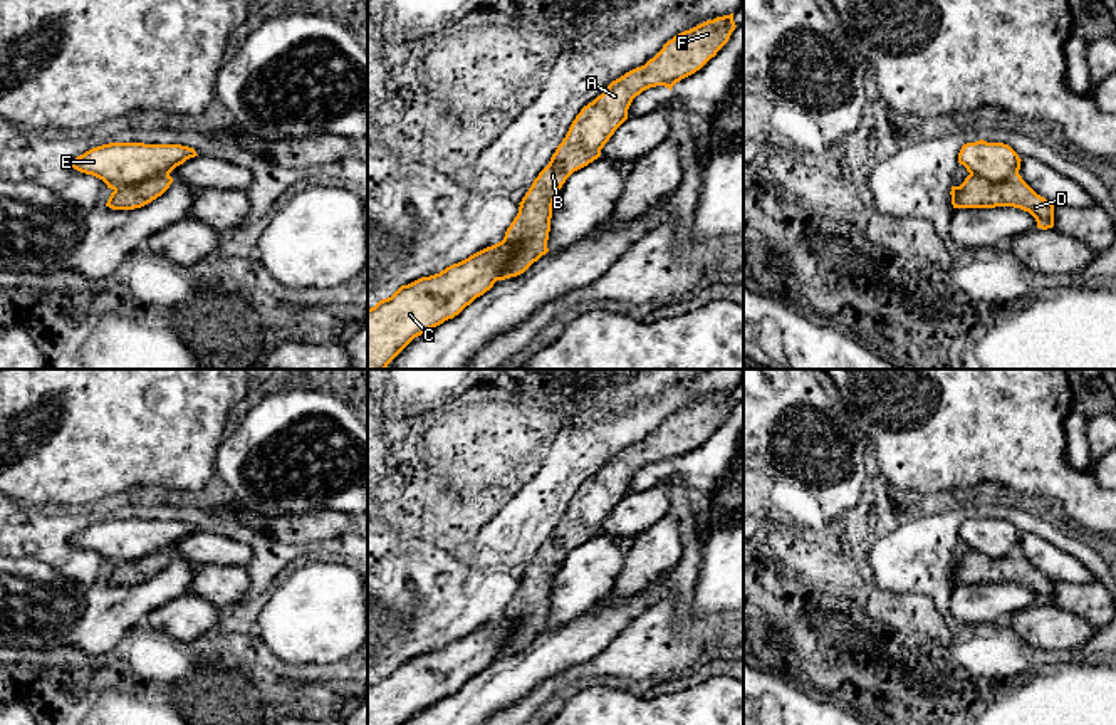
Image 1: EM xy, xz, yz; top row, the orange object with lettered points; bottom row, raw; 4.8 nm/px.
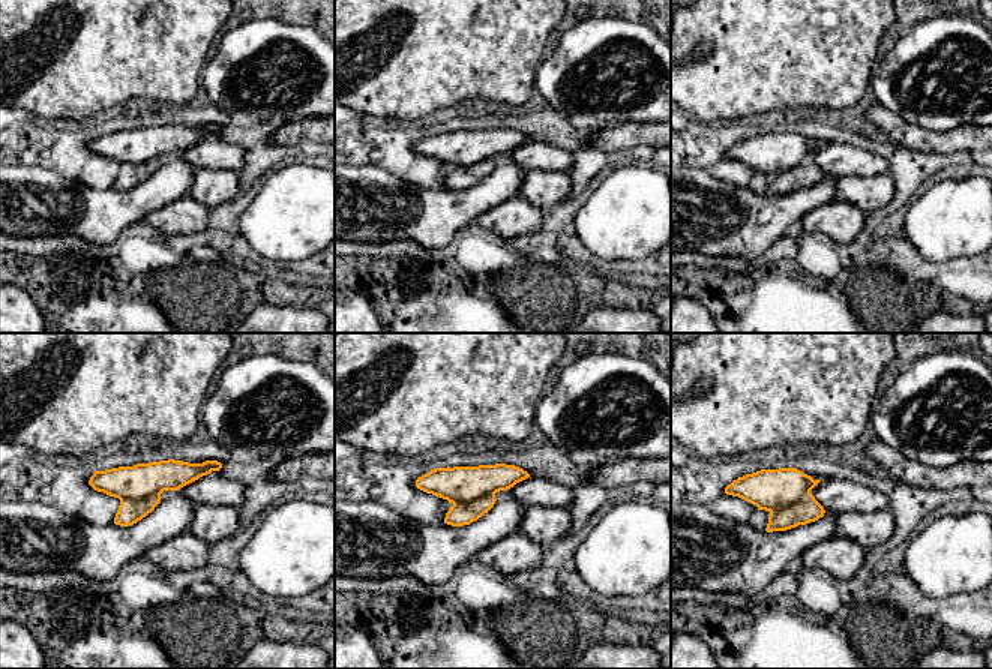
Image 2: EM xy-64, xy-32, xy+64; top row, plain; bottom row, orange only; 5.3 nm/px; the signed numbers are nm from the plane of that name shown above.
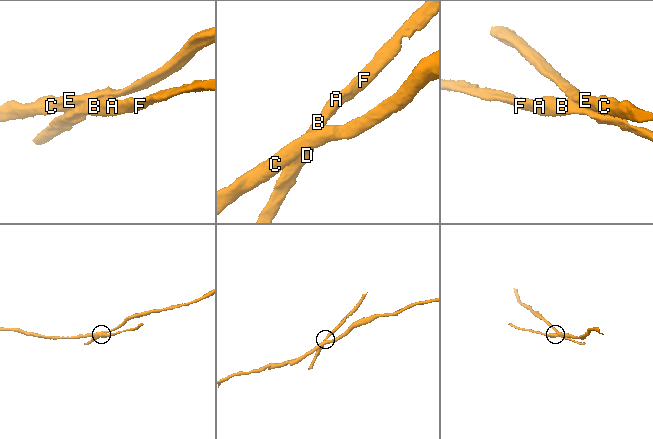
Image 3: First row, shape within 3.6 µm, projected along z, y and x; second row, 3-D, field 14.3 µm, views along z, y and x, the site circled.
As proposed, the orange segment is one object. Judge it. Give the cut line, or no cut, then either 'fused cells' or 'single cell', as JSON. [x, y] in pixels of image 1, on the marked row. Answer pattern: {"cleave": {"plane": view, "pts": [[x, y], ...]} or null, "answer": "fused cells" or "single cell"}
{"cleave": {"plane": "xy", "pts": [[168, 172], [121, 185], [114, 190]]}, "answer": "fused cells"}

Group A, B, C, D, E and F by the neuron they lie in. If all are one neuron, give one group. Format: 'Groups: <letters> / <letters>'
Groups: A B D F / C E

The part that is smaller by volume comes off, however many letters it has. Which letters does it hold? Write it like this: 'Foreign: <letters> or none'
Foreign: A, B, D, F

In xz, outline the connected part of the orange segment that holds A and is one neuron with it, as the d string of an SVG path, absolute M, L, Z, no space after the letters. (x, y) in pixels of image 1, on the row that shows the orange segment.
M730 13L675 35L644 65L613 81L601 96L581 109L549 164L519 203L519 213L503 237L505 242L515 245L515 253L498 280L524 274L549 252L552 205L559 190L574 171L601 156L604 144L628 119L633 99L656 86L671 91L676 82L715 57L735 27L733 13Z

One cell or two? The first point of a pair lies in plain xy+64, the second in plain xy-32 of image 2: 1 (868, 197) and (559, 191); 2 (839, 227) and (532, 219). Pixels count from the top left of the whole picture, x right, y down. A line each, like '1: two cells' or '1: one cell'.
1: one cell
2: one cell

